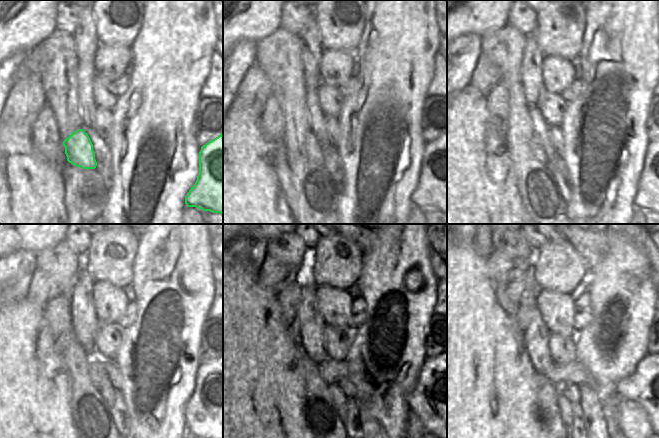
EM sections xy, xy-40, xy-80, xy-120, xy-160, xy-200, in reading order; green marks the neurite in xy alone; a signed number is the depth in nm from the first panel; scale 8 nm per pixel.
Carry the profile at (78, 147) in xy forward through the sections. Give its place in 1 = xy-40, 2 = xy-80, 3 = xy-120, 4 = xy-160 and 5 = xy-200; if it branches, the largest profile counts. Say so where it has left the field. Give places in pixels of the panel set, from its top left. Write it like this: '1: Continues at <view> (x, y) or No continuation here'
1: Continues at xy-40 (312, 146)
2: Continues at xy-80 (543, 149)
3: Continues at xy-120 (97, 370)
4: Continues at xy-160 (331, 371)
5: Continues at xy-200 (576, 373).

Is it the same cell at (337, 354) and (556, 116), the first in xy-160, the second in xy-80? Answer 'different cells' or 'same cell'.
same cell

